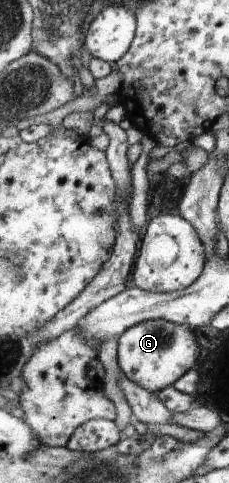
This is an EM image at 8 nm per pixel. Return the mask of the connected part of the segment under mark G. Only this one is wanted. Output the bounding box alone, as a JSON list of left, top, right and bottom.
[117,318,201,393]

